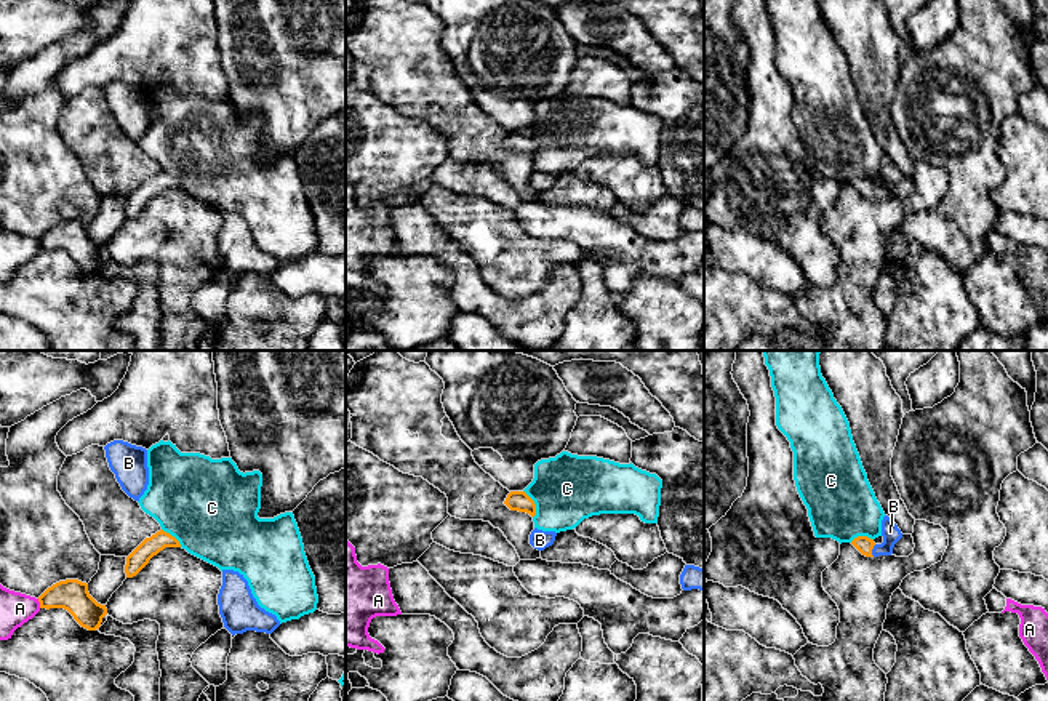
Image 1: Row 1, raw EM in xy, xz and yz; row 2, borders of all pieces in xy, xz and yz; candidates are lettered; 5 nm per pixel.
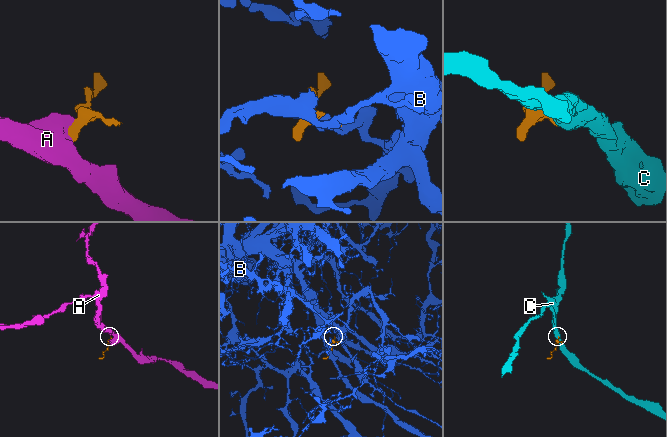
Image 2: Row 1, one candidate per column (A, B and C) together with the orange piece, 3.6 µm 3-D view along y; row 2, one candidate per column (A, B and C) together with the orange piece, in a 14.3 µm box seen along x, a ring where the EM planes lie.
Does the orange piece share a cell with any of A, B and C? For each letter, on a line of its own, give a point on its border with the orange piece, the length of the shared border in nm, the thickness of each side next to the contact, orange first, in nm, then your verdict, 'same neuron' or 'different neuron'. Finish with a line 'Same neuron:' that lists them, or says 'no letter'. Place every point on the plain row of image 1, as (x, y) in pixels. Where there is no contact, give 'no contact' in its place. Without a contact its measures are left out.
A: contact xy (40, 245); length 50 nm; calibres 160 and 160 nm; different neuron
B: contact yz (871, 192); length 70 nm; calibres 90 and 90 nm; same neuron
C: contact xz (535, 146); length 150 nm; calibres 100 and 340 nm; different neuron
Same neuron: B

